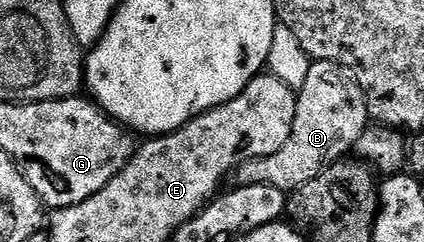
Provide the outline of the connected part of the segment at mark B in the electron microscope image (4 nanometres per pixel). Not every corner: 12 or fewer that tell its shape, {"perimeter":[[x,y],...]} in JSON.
{"perimeter":[[316,60],[277,154],[235,169],[238,187],[290,194],[340,163],[369,127],[368,101]]}

